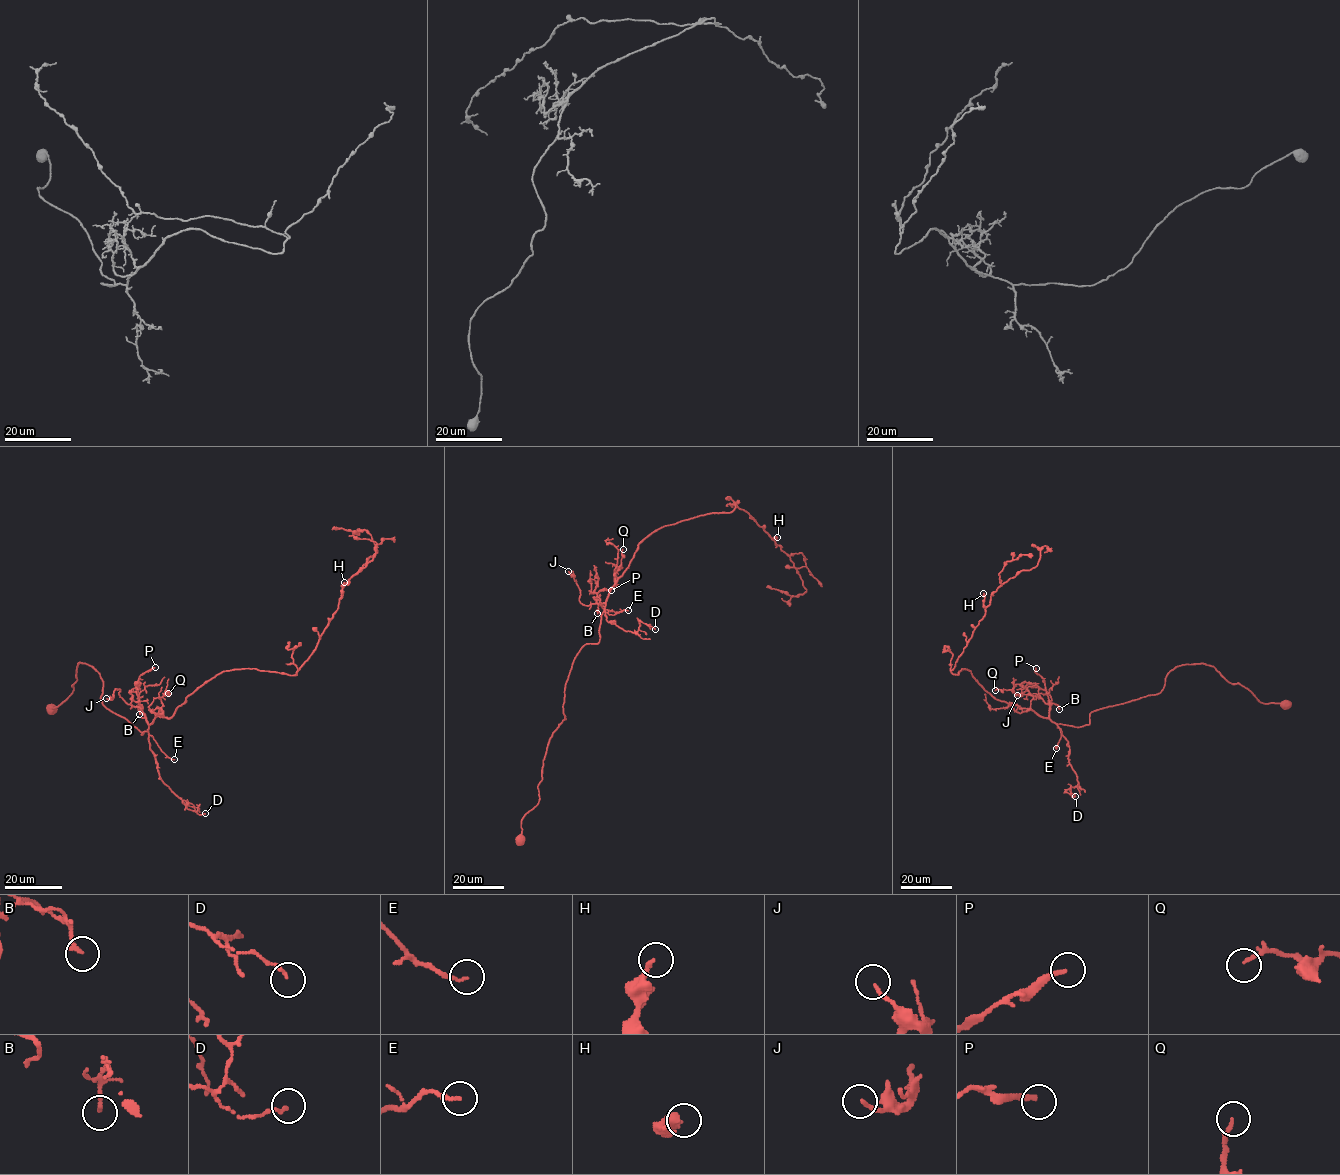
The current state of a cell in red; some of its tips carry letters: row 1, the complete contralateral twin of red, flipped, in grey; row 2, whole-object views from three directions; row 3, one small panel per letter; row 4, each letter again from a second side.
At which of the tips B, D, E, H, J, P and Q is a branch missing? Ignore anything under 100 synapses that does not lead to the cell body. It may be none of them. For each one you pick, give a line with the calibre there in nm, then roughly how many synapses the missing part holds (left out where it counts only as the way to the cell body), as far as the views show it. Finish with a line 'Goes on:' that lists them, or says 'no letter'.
Goes on: no letter

